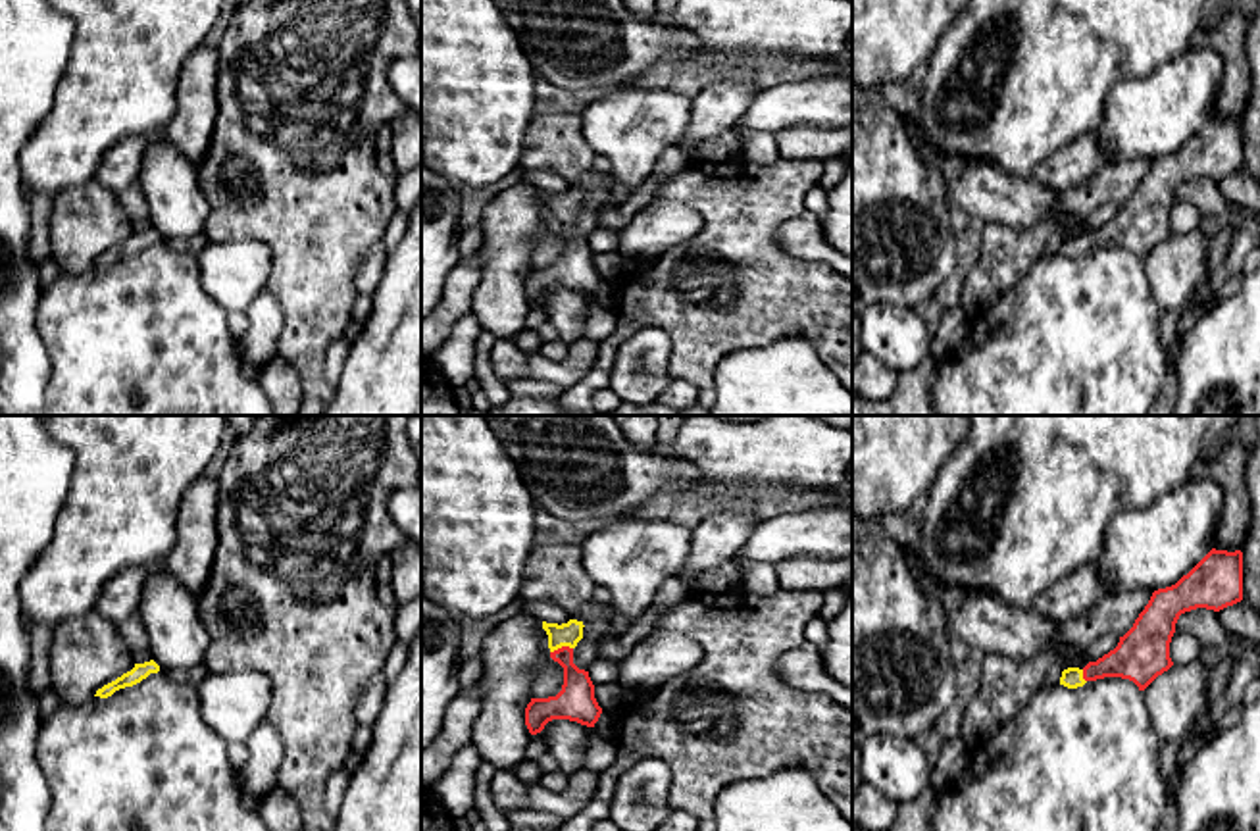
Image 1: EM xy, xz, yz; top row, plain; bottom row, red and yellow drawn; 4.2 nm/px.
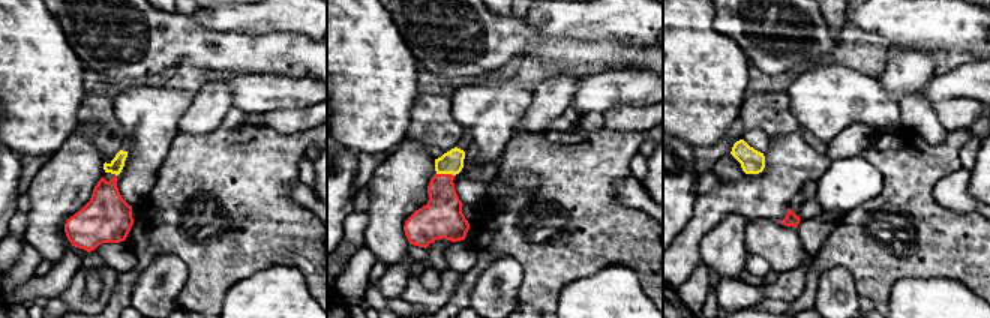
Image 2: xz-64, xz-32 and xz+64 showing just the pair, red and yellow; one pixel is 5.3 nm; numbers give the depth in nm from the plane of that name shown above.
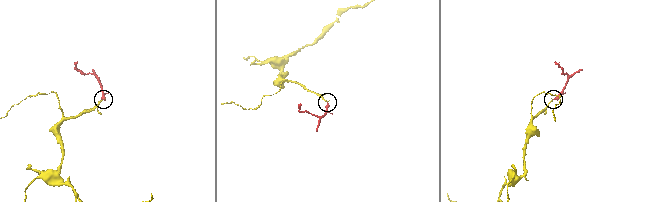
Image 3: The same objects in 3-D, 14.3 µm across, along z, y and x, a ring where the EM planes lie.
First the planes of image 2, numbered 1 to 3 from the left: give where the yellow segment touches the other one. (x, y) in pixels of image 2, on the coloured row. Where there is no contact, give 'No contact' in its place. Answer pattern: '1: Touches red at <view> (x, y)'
1: No contact
2: Touches red at xz-32 (446, 174)
3: No contact

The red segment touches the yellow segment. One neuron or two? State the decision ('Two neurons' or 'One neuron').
One neuron

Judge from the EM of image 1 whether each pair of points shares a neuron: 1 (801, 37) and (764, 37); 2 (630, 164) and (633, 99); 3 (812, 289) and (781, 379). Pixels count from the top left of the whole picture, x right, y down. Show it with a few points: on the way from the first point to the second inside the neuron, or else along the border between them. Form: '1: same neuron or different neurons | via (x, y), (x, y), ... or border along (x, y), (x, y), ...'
1: same neuron | via (791, 37), (774, 37)
2: same neuron | via (631, 149), (633, 114)
3: different neurons | border along (751, 347), (803, 337), (830, 368)

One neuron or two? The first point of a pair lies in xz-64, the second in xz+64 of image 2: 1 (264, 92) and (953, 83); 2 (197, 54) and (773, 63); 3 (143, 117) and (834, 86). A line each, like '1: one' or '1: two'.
1: one
2: one
3: one

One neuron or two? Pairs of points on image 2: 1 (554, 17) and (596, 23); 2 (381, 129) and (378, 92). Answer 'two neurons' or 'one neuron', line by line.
1: one neuron
2: one neuron

